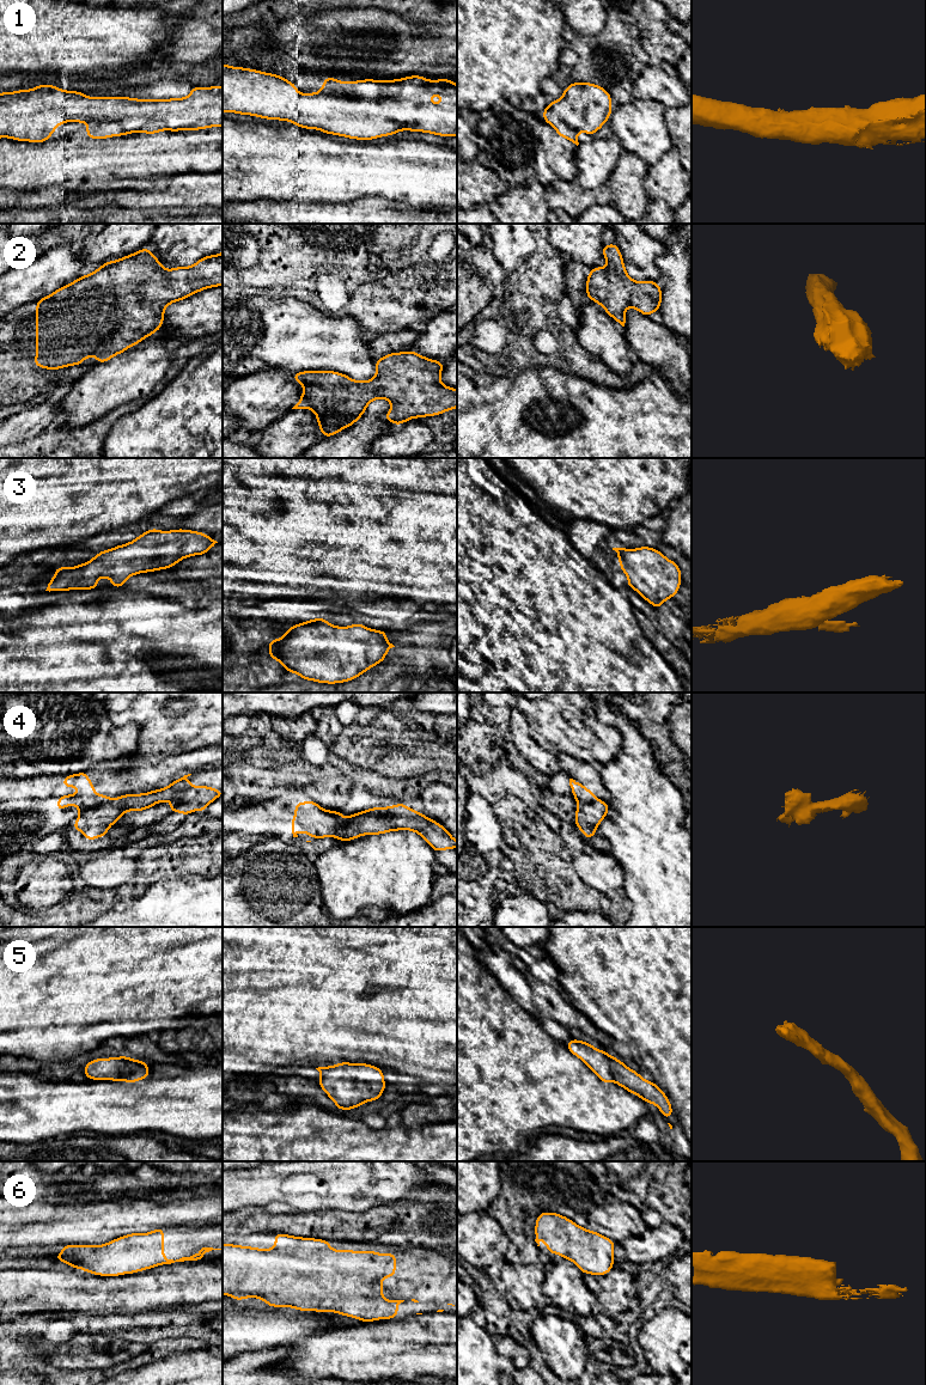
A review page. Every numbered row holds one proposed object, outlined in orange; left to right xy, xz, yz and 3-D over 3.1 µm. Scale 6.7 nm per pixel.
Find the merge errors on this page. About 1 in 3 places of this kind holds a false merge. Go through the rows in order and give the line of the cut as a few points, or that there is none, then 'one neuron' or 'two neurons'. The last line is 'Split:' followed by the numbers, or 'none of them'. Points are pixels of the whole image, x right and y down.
1: cut in xz along (322, 89), (327, 93), (357, 95); two neurons
2: no cut; one neuron
3: no cut; one neuron
4: cut in xy along (110, 799), (87, 807), (79, 815); two neurons
5: no cut; one neuron
6: no cut; one neuron
Split: 1, 4

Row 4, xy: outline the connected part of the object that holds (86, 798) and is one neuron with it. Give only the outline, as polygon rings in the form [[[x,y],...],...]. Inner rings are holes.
[[[87,770],[79,774],[65,775],[62,787],[78,787],[78,794],[60,795],[57,798],[56,810],[62,811],[66,806],[77,806],[79,814],[87,809],[93,809],[110,800],[109,795],[97,794],[91,779],[86,775]]]

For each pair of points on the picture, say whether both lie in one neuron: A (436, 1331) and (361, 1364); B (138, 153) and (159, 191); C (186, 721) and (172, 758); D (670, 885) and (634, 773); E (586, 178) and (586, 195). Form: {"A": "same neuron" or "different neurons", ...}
{"A": "same neuron", "B": "different neurons", "C": "different neurons", "D": "same neuron", "E": "different neurons"}

